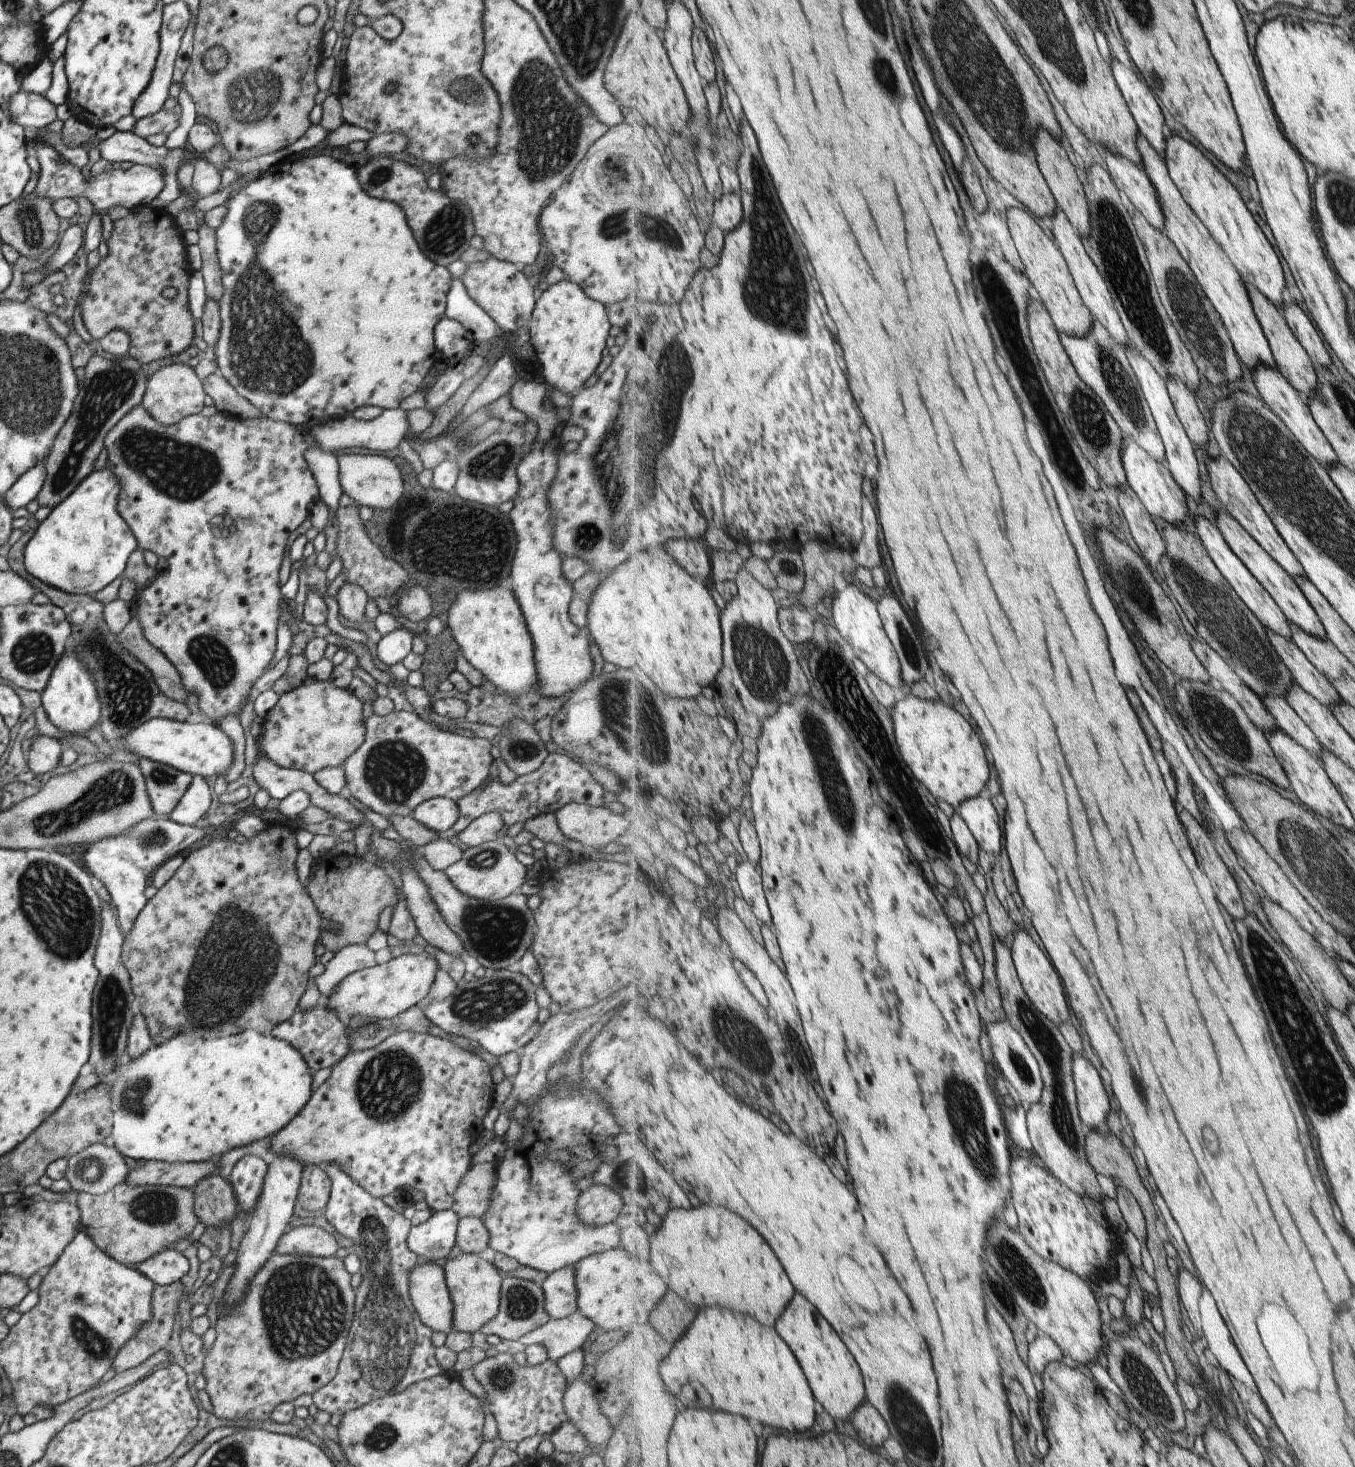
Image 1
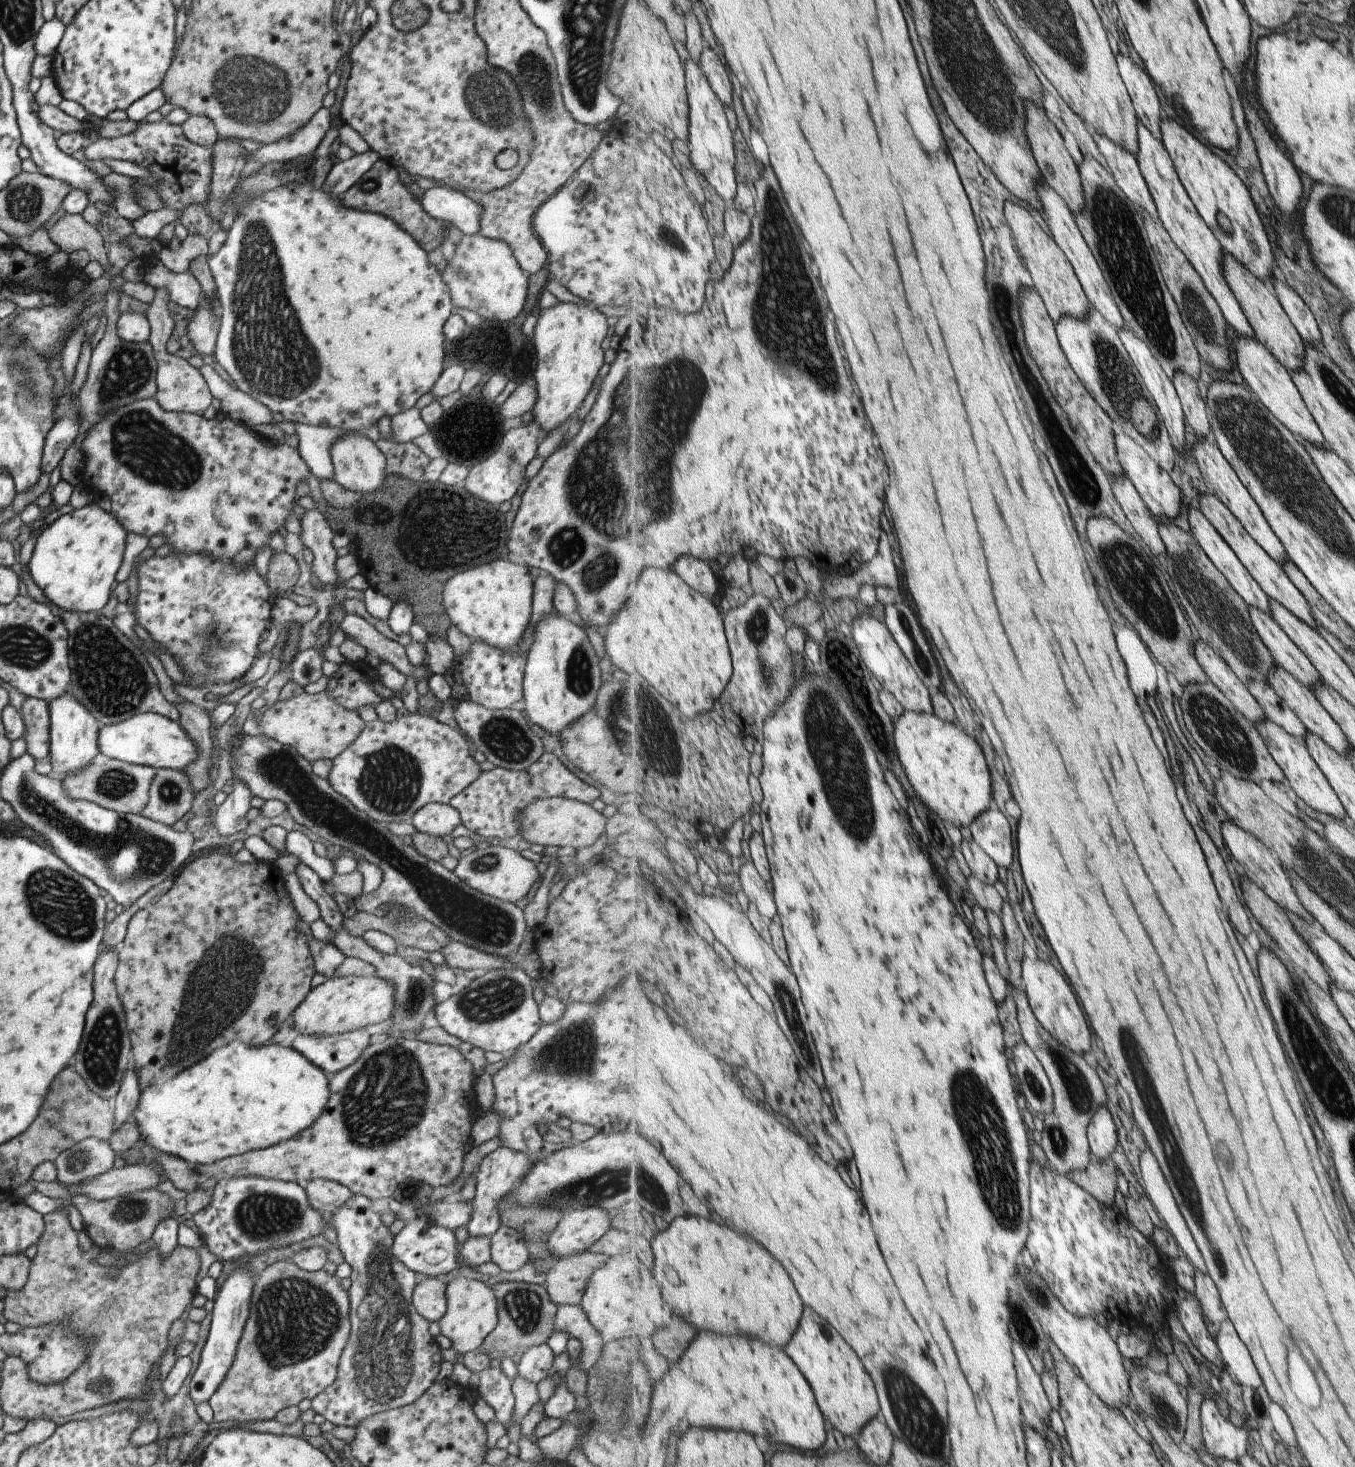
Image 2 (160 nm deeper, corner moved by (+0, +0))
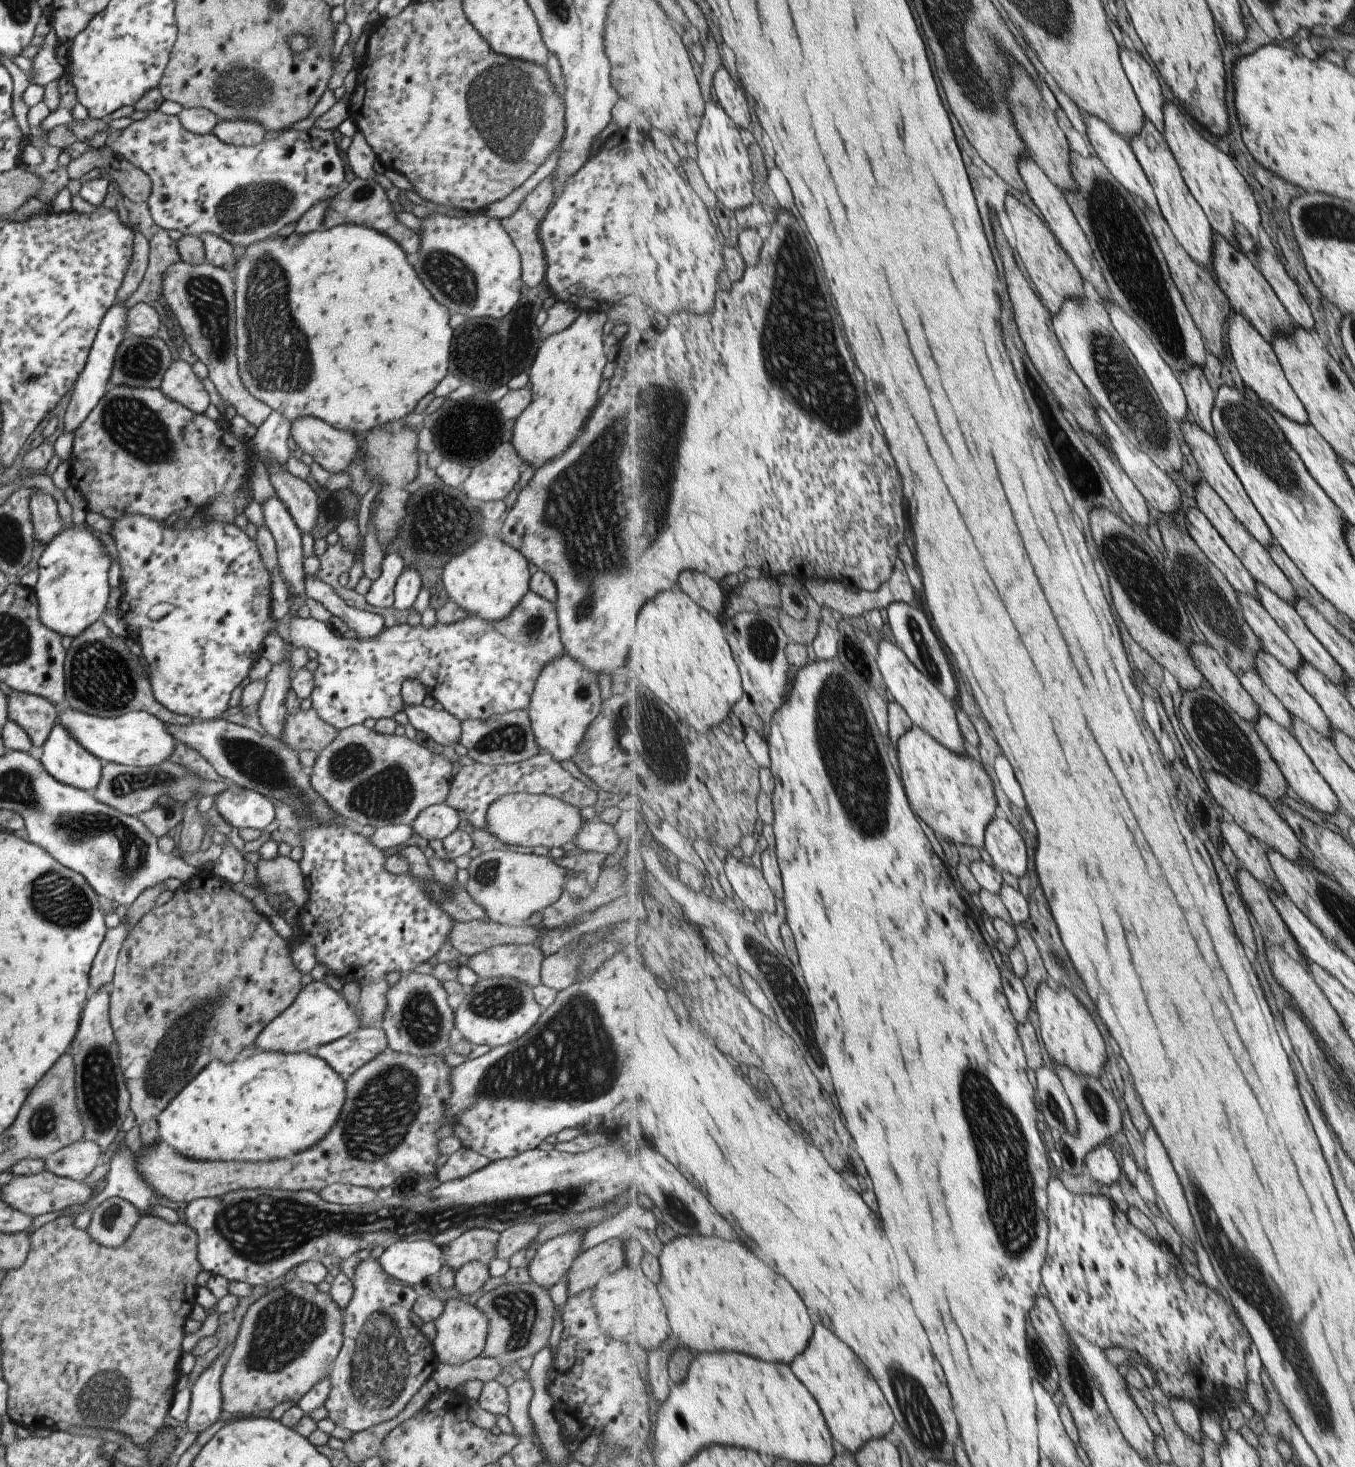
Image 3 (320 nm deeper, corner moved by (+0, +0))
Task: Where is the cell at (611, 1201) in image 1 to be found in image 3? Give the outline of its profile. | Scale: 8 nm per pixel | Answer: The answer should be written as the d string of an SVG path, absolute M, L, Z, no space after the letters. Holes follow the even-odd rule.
M567 1231L538 1246L526 1268L531 1283L547 1291L562 1278L576 1257L577 1249L580 1249L580 1238L584 1232Z

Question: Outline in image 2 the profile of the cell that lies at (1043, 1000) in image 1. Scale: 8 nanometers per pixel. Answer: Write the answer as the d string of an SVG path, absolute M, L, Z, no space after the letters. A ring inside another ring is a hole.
M1026 958L1023 963L1023 970L1022 979L1026 986L1024 990L1028 995L1030 1007L1043 1028L1076 1054L1082 1055L1091 1052L1093 1036L1091 1036L1089 1022L1081 1010L1081 1004L1079 1004L1071 984L1065 980L1065 976L1053 964L1047 964L1041 958L1038 958L1036 962L1033 962L1031 958Z

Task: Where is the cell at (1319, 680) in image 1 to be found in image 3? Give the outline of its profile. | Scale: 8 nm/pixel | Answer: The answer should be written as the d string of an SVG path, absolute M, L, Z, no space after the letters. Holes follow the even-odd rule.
M1239 593L1246 621L1261 639L1263 650L1277 657L1289 670L1295 672L1303 663L1303 657L1293 644L1285 628L1269 614L1259 598Z

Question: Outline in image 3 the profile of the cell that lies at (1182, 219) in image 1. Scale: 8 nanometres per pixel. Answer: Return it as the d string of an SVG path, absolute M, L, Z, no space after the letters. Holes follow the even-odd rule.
M1146 119L1141 134L1129 141L1150 183L1153 185L1159 201L1159 208L1157 210L1168 220L1175 236L1185 247L1185 250L1197 262L1205 265L1213 272L1213 276L1216 276L1212 264L1215 256L1215 236L1217 234L1212 227L1208 213L1204 211L1204 208L1197 202L1196 197L1189 190L1188 184L1184 179L1183 169L1180 167L1180 163L1176 159L1172 148L1167 144L1165 136L1157 128L1157 125L1153 124L1152 120Z

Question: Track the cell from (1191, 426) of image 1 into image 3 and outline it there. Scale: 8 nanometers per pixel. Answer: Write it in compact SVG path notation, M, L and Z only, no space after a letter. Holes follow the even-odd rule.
M1197 365L1178 375L1186 392L1194 422L1215 437L1216 428L1212 412L1216 406L1216 392L1213 390L1208 376L1203 372L1203 367Z

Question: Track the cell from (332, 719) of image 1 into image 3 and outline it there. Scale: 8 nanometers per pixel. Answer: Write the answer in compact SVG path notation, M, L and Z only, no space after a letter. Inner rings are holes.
M310 707L307 711L286 714L282 725L282 742L295 753L300 750L312 750L317 754L335 738L337 730L325 724L316 711Z

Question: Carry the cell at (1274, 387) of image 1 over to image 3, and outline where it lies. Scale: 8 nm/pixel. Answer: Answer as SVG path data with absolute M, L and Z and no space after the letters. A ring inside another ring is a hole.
M1234 311L1229 319L1229 346L1245 388L1253 389L1266 404L1271 403L1281 414L1298 423L1308 424L1308 413L1285 374L1280 358L1276 355L1276 349L1263 338L1250 320Z

